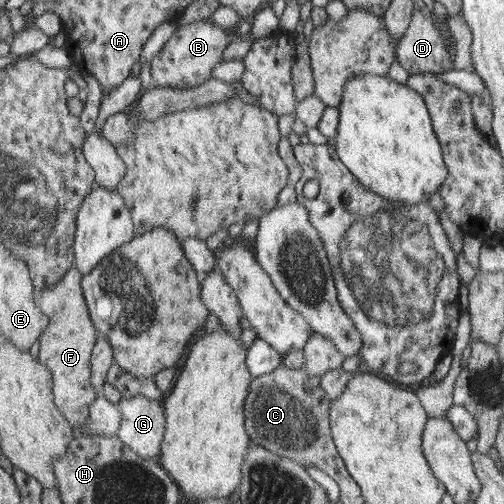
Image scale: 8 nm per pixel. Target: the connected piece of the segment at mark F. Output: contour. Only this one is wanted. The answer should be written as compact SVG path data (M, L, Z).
M74 267L74 270L68 272L60 283L36 293L38 307L50 319L40 338L40 361L54 374L56 393L54 400L66 420L74 424L77 432L78 428L88 420L90 404L93 404L99 395L93 384L93 352L102 331L98 331L98 327L94 325L90 316L92 312L85 293L82 292L81 279L85 276L86 273Z

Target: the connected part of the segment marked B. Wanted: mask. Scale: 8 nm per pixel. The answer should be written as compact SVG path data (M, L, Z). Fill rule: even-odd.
M207 20L179 25L177 30L154 56L151 62L151 75L158 87L179 89L196 88L213 78L214 67L224 61L224 48L228 46L228 34L222 27Z

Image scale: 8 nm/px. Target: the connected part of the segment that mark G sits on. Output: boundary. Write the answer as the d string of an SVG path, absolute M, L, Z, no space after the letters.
M136 395L118 402L122 422L116 437L140 457L159 457L164 439L164 408L160 402Z

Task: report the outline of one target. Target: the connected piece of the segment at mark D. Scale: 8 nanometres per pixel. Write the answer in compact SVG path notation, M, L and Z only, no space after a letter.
M414 8L409 28L396 48L397 60L410 75L444 73L454 69L444 37L428 13Z

